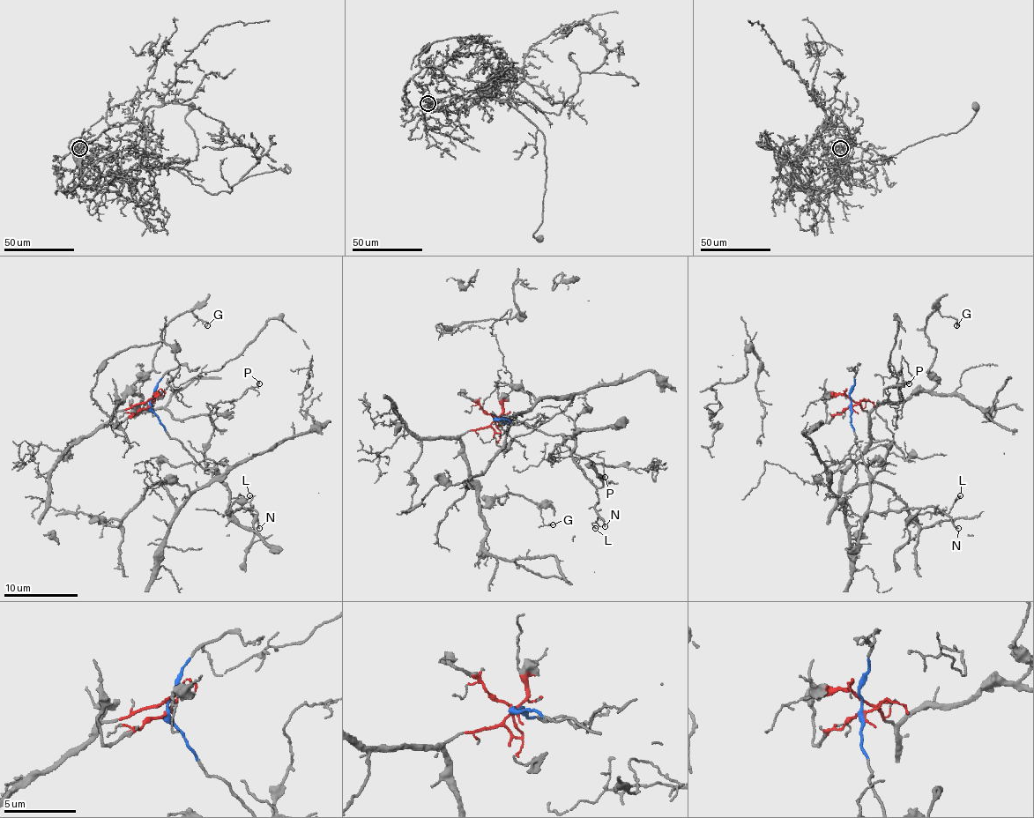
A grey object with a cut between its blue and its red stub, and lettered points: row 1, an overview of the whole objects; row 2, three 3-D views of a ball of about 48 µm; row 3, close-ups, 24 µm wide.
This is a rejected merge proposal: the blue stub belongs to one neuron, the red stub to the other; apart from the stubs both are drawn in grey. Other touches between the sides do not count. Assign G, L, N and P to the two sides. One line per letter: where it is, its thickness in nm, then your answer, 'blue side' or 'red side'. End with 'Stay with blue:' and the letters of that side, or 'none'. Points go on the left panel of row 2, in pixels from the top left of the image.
G: (207, 325) | 110 nm | red side
L: (249, 495) | 100 nm | blue side
N: (259, 528) | 140 nm | blue side
P: (259, 383) | 150 nm | blue side
Stay with blue: L, N, P

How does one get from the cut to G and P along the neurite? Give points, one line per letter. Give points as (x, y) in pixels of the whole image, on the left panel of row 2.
G: (150, 404), (144, 402), (115, 412), (152, 368), (163, 330), (172, 320), (192, 311), (207, 326)
P: (152, 404), (168, 434), (217, 476), (205, 465), (204, 445), (212, 430), (211, 410), (259, 383)

